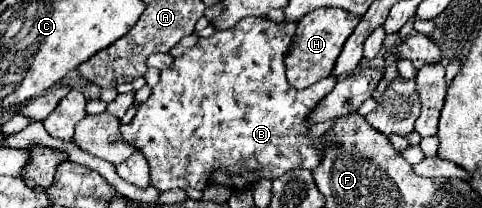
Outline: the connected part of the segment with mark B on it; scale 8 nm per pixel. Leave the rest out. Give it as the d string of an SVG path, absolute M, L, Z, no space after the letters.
M243 18L235 28L231 30L219 30L215 32L211 38L199 38L199 42L189 48L183 56L175 58L173 66L163 70L161 72L161 80L159 84L153 88L151 96L147 102L143 102L135 114L135 118L129 122L129 124L121 124L119 126L119 132L125 140L131 140L131 144L135 144L135 148L139 148L145 156L147 156L147 162L149 162L149 168L151 168L151 186L159 188L161 192L167 192L167 190L175 190L175 188L195 188L199 192L203 192L207 186L211 184L223 184L231 190L249 190L253 188L255 182L267 178L267 180L275 180L275 176L283 176L283 172L291 172L295 168L317 168L323 160L323 148L327 146L325 138L313 138L309 136L309 112L313 108L317 108L317 104L331 92L331 88L337 84L335 76L327 78L327 80L321 80L319 84L313 84L311 88L305 88L305 90L295 90L287 84L285 80L285 54L291 46L291 40L295 36L295 28L297 24L291 24L291 22L271 22L271 20L265 20L265 18Z

